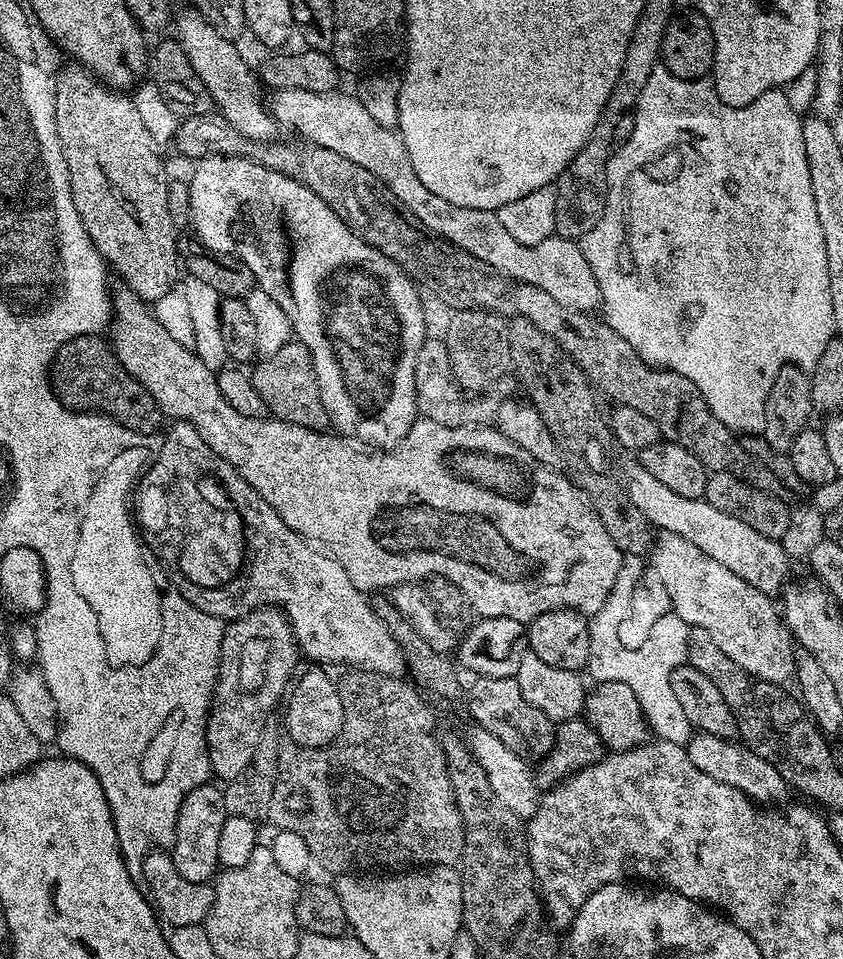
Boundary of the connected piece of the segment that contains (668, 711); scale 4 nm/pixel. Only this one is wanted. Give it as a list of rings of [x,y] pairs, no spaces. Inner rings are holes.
[[[619,583],[610,592],[596,615],[591,617],[590,630],[590,658],[586,669],[587,675],[593,676],[593,681],[614,682],[622,688],[634,690],[638,702],[642,706],[642,714],[646,718],[651,735],[657,740],[687,745],[694,735],[694,729],[686,718],[677,696],[670,686],[671,672],[688,659],[688,630],[690,625],[682,618],[671,614],[655,620],[650,618],[654,612],[646,612],[644,604],[650,604],[652,592],[640,596],[640,602],[633,602],[631,587]],[[640,604],[640,622],[651,622],[649,632],[638,634],[636,638],[630,634],[631,605]]]

